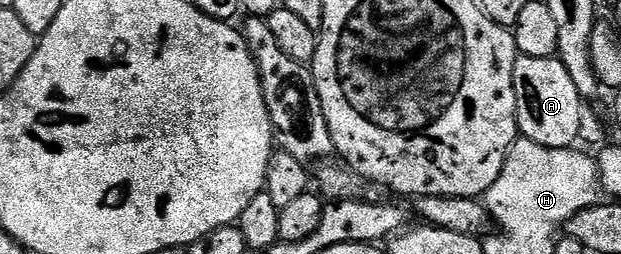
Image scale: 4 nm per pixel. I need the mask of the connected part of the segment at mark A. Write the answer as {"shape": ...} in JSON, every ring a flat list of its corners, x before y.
{"shape":[[517,55,514,62,514,94,516,95,516,126,519,135,530,142,538,142,538,146,547,148,570,148,579,141,579,110,582,105,582,97,578,94,578,86,574,86,566,66,558,58,530,58,529,56]]}

